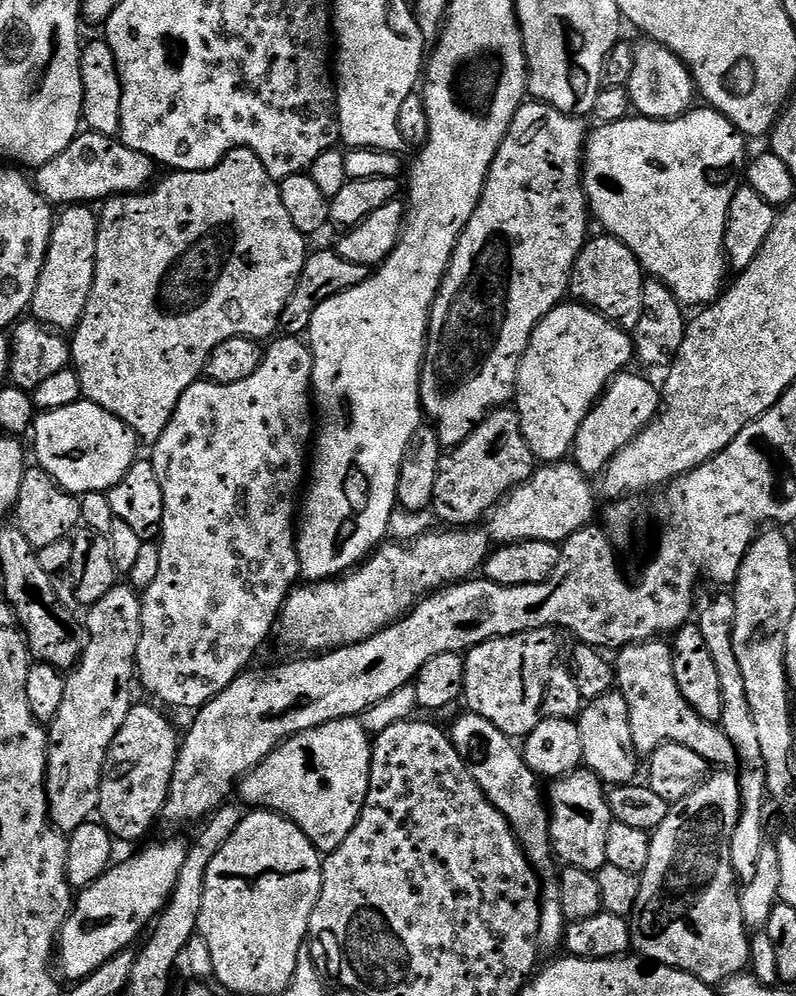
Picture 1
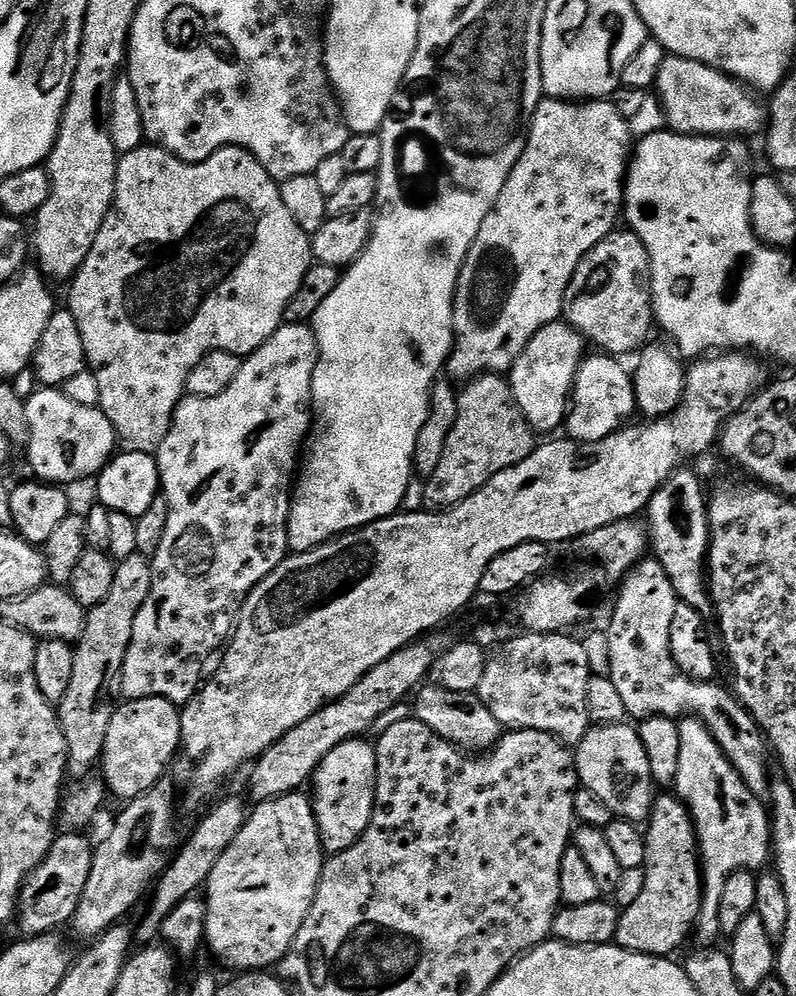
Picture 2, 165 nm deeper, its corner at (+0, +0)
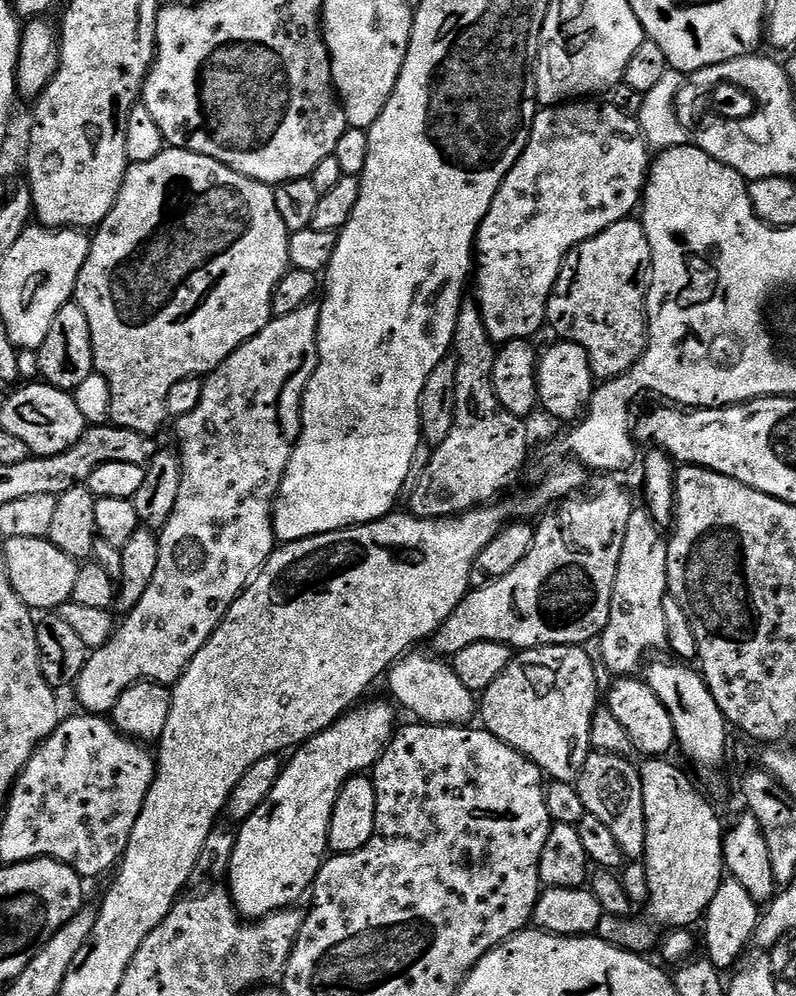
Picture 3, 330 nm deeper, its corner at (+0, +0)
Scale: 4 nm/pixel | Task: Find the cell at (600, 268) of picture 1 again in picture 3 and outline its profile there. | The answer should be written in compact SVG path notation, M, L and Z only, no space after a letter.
M639 219L620 220L568 251L558 282L548 299L547 323L569 344L582 346L601 381L625 376L640 361L648 344L648 288L652 285L652 251Z

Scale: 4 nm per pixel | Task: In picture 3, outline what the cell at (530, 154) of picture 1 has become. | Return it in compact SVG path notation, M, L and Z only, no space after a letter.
M569 102L557 104L555 108L540 108L537 111L526 150L518 158L518 162L514 162L510 174L506 174L498 194L494 194L494 202L490 206L486 218L480 223L480 229L476 232L474 288L476 284L477 294L475 293L474 296L482 310L482 320L486 322L490 338L497 346L509 344L512 340L528 340L540 327L545 327L548 318L548 299L552 297L552 291L558 282L558 274L562 270L564 260L568 257L568 251L598 234L602 234L602 230L614 226L620 220L629 219L635 213L632 211L635 208L637 211L638 205L641 203L650 171L650 149L640 129L640 121L635 116L622 114L622 110L618 110L610 102L596 103L600 102Z

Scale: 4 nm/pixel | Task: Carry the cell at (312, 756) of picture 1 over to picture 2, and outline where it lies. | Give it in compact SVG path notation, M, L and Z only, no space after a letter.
M367 739L351 740L342 742L342 746L334 746L326 758L318 766L310 781L310 799L312 809L316 815L316 825L320 831L320 846L325 853L335 854L342 850L350 850L358 838L370 826L370 818L374 814L374 798L376 797L376 745Z

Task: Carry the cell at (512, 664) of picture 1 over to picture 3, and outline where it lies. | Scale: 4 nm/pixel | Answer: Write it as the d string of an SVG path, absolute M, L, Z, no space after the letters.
M559 644L545 648L525 648L513 655L510 666L490 682L490 686L479 697L478 716L482 726L494 738L506 742L526 758L537 764L545 777L553 781L574 782L580 777L586 758L593 751L590 742L592 715L596 713L596 668L583 647L575 644Z

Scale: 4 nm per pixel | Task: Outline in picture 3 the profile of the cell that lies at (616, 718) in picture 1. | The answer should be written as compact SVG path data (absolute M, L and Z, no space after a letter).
M591 751L586 758L586 766L582 766L580 777L574 781L576 792L581 796L584 803L584 811L589 816L599 818L601 822L606 822L614 834L614 839L618 841L618 846L622 846L622 854L625 861L636 862L643 857L644 839L646 838L646 822L643 818L643 796L642 778L640 769L633 761L626 756L615 756L609 752Z

